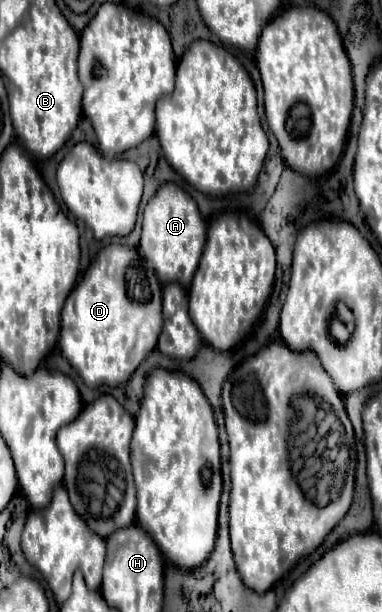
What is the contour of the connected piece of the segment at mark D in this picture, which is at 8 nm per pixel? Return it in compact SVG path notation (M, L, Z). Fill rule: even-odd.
M119 244L105 246L65 300L59 348L87 386L119 386L127 382L133 370L157 344L163 316L159 281L152 270L145 272L147 282L157 282L151 300L147 304L133 304L127 298L125 270L135 264L137 258L137 248Z

